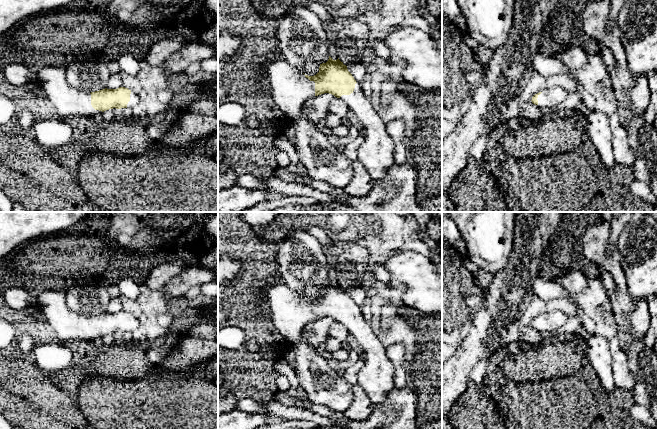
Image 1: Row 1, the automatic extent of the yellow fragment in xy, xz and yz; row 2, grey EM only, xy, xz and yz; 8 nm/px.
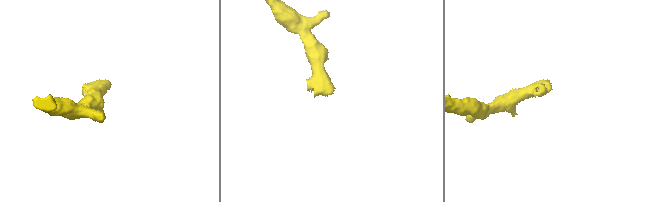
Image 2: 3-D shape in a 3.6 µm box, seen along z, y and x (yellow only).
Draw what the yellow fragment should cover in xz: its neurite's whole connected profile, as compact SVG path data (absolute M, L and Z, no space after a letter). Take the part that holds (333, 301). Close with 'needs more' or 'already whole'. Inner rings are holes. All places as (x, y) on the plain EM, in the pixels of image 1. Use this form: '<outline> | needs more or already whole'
M329 280L326 287L320 288L319 296L316 299L308 300L304 299L298 291L280 281L270 288L268 304L275 327L292 344L299 342L303 328L315 320L329 317L345 325L350 335L354 337L359 350L366 356L364 365L358 372L358 385L367 393L374 408L382 403L386 395L395 387L395 369L386 353L386 348L373 333L371 326L363 318L359 308L339 282L333 284Z | needs more

